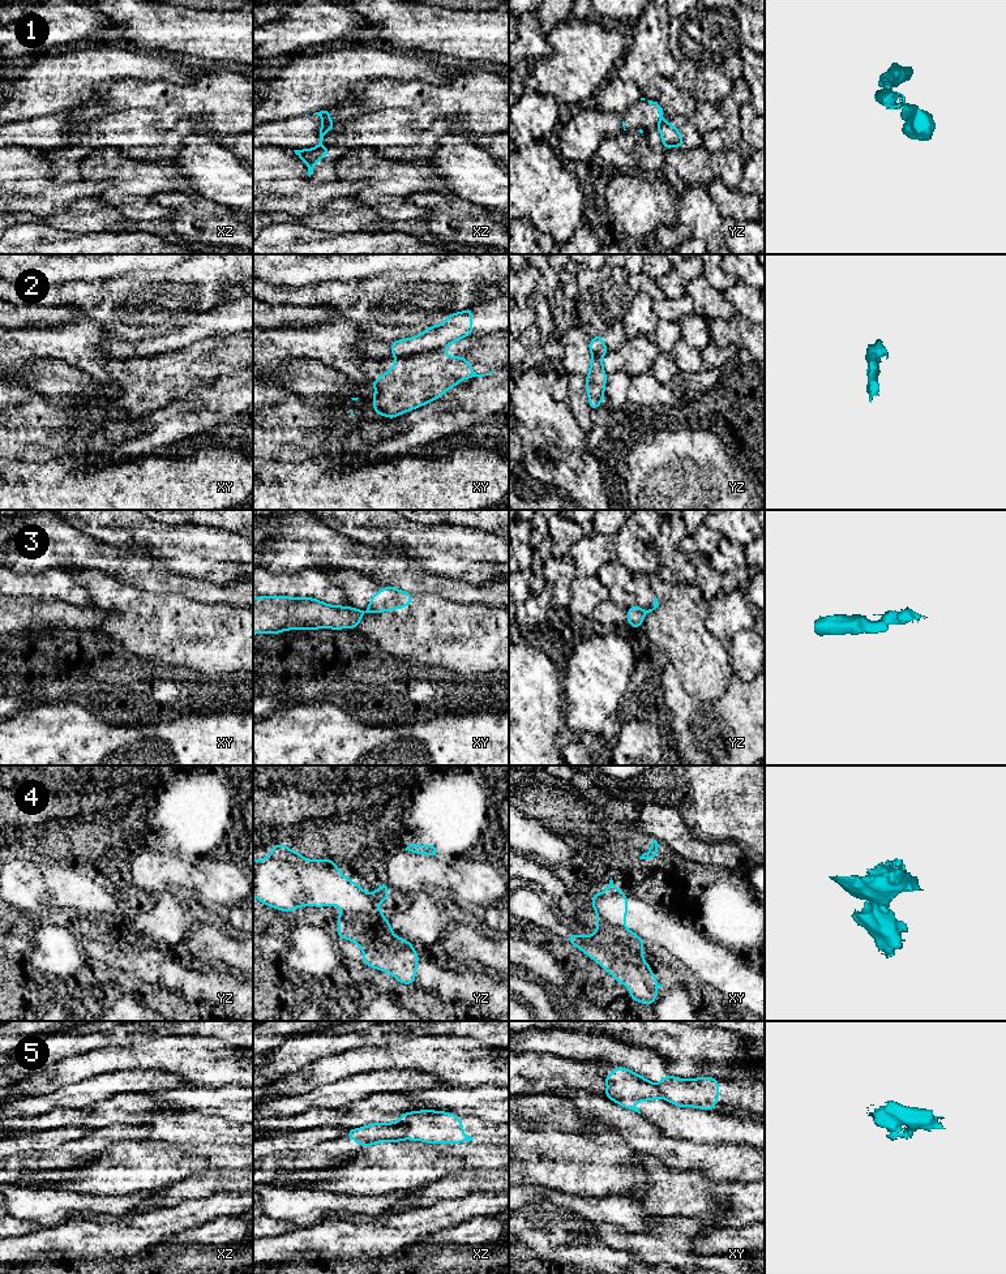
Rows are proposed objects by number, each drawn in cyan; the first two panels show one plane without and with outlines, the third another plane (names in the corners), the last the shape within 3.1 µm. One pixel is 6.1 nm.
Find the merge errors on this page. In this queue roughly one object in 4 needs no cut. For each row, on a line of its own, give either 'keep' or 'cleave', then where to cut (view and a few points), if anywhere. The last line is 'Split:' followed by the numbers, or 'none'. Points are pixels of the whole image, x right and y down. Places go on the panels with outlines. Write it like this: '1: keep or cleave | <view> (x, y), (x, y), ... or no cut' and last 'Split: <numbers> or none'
1: cleave | yz (663, 119), (656, 127)
2: cleave | xy (444, 347), (397, 359)
3: cleave | xy (362, 610), (364, 613)
4: cleave | yz (379, 909), (373, 913), (345, 912)
5: cleave | xy (653, 1084), (662, 1096)
Split: 1, 2, 3, 4, 5

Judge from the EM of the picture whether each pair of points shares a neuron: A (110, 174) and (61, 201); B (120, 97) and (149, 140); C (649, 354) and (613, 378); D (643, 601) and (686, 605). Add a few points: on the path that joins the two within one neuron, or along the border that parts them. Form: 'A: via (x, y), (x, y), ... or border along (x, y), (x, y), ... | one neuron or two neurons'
A: border along (80, 179), (110, 181), (114, 185) | two neurons
B: border along (158, 115), (152, 110), (123, 108), (98, 116) | two neurons
C: border along (607, 373), (625, 372), (630, 378) | two neurons
D: via (654, 605), (676, 605) | one neuron

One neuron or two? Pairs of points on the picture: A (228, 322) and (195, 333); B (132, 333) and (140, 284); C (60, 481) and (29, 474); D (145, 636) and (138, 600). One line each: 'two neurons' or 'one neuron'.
A: one neuron
B: one neuron
C: one neuron
D: one neuron

